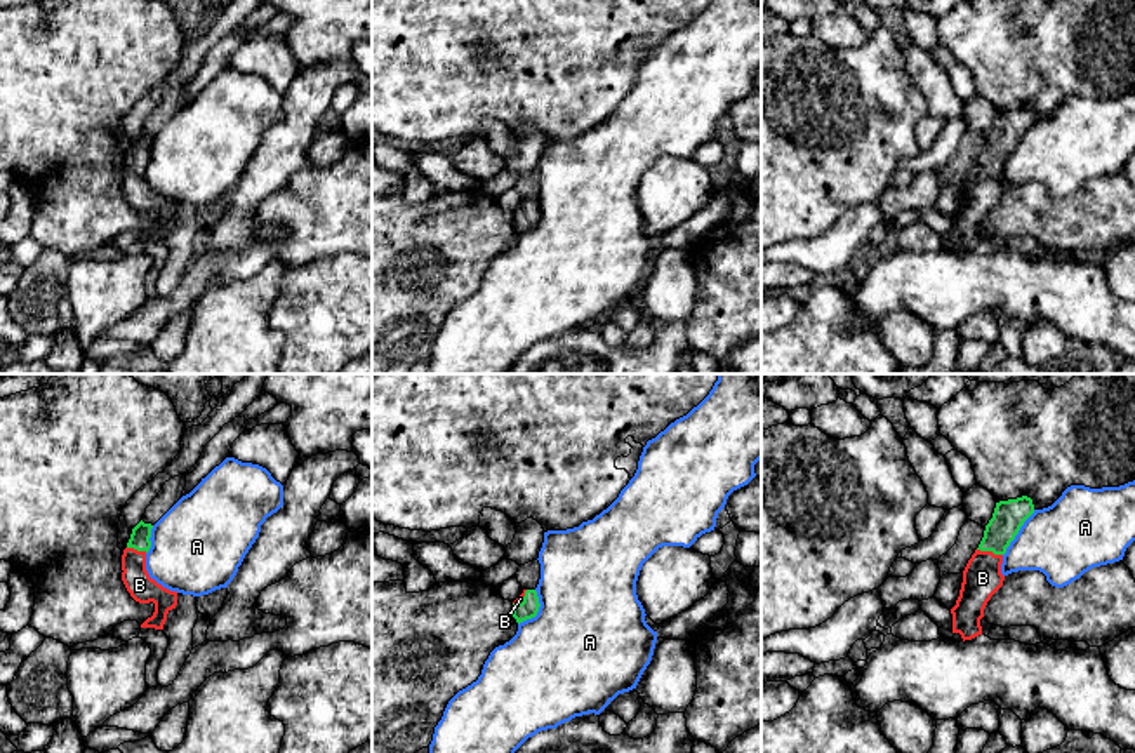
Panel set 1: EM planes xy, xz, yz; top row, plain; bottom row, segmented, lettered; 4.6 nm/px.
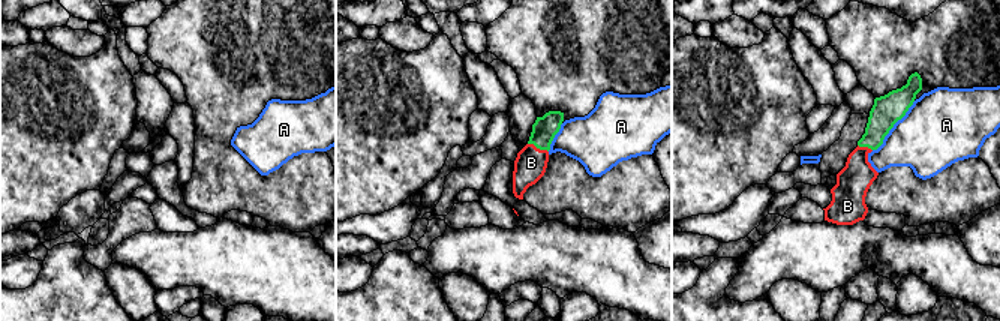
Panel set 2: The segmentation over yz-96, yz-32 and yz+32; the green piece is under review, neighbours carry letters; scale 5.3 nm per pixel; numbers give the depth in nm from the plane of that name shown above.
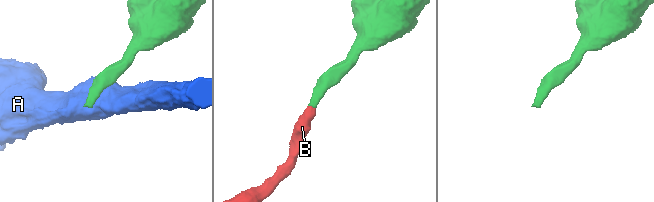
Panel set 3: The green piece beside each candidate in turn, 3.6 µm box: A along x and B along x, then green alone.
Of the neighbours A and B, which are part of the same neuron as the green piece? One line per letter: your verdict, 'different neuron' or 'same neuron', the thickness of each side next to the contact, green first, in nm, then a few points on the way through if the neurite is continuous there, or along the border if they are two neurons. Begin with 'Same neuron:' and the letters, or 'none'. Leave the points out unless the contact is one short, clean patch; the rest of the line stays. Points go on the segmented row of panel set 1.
Same neuron: B
A: different neuron; calibres 150 and 360 nm
B: same neuron; calibres 150 and 180 nm; way yz (1008, 517), (989, 550), (982, 578)

